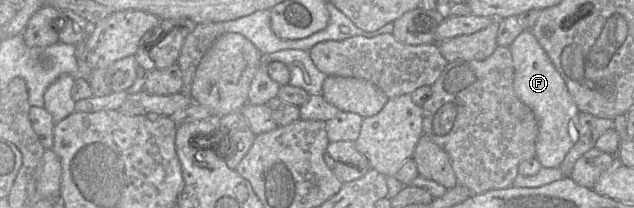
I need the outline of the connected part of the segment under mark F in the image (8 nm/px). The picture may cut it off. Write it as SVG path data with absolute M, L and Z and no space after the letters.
M530 30L521 32L509 47L514 64L514 91L532 109L538 125L535 158L544 168L557 168L579 139L579 109L545 50Z

